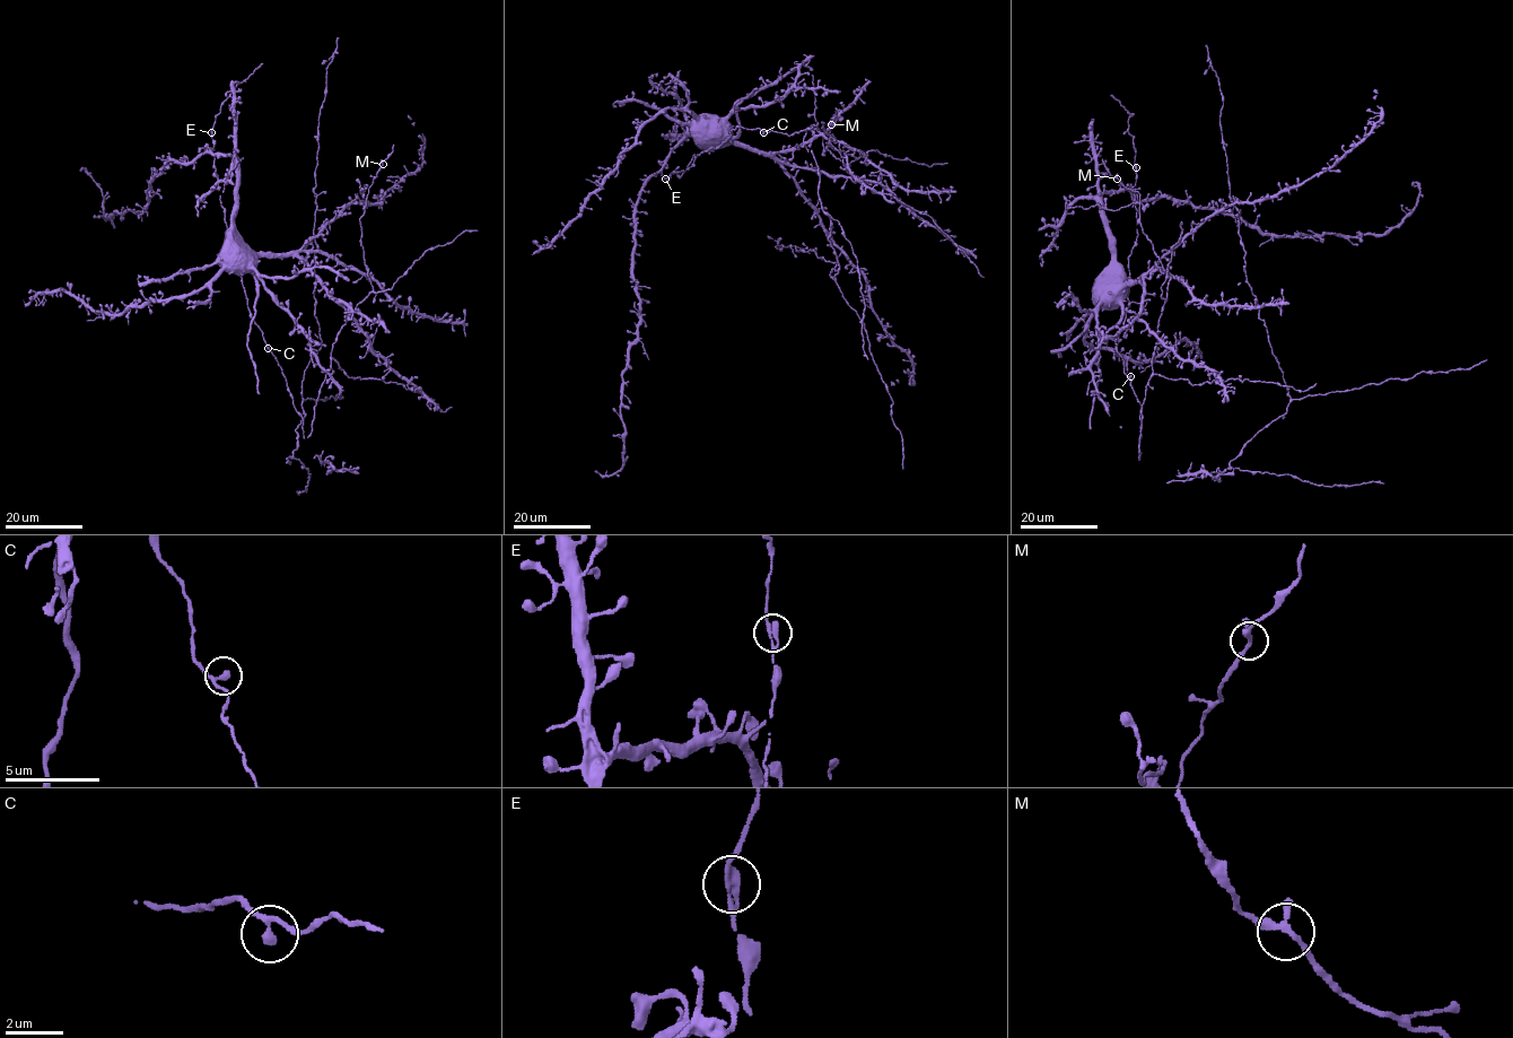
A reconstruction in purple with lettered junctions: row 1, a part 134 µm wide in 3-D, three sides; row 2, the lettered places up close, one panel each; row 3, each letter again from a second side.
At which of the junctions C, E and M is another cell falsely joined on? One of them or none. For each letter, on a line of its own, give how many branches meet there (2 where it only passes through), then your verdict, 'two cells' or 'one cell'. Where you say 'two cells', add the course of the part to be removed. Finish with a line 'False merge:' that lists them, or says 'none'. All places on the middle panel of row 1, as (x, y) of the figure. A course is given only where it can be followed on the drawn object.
C: 2 branches meet; one cell
E: 2 branches meet; one cell
M: 2 branches meet; one cell
False merge: none

